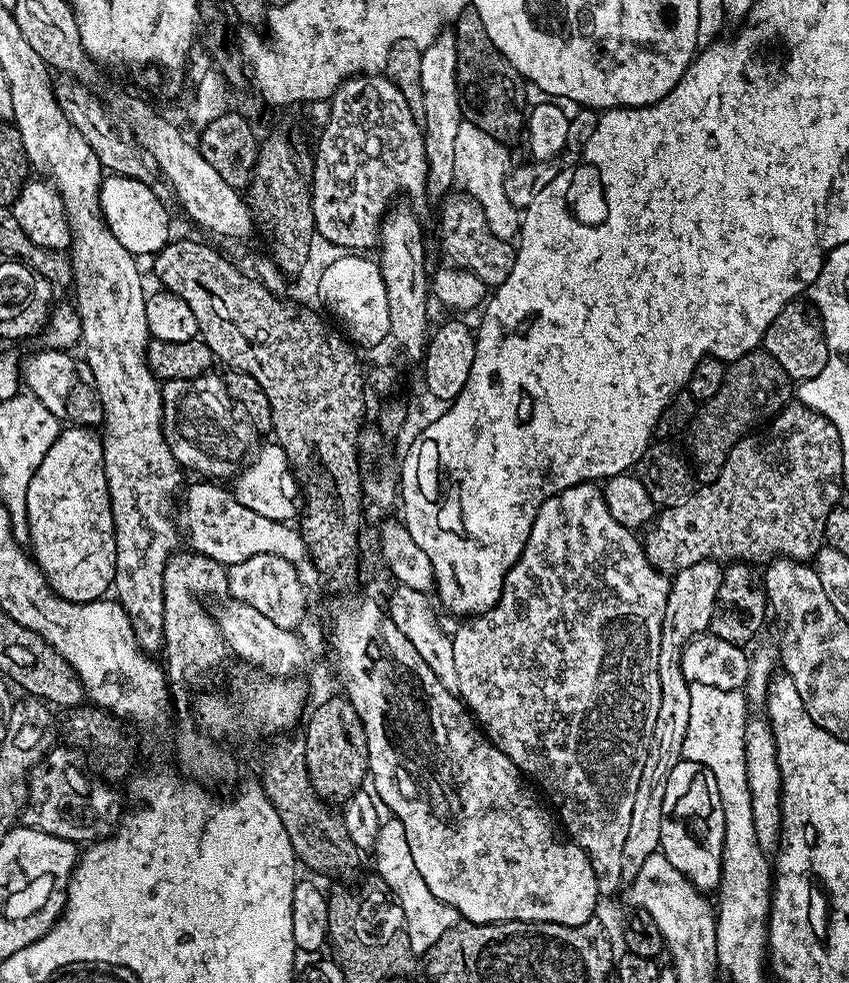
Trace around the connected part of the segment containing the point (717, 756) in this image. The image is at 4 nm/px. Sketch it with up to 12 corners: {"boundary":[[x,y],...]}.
{"boundary":[[691,684],[683,759],[708,768],[725,860],[765,860],[741,689]]}

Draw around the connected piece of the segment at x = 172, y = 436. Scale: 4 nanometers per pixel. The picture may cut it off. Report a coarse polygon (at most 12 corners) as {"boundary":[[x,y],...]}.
{"boundary":[[219,375],[166,380],[164,437],[181,469],[220,482],[254,429]]}

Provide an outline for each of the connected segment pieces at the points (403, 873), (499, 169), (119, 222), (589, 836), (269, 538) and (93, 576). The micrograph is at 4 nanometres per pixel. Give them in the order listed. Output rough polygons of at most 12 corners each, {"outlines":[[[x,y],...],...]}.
{"outlines":[[[381,823],[374,845],[384,887],[402,906],[413,953],[426,954],[459,912],[434,898],[406,842]],[[464,120],[454,184],[498,239],[519,235],[507,145]],[[108,174],[100,211],[137,258],[161,252],[164,208],[153,185]],[[595,483],[451,637],[615,894],[670,580]],[[216,482],[184,500],[193,553],[225,566],[305,559],[291,523],[262,518]],[[65,427],[26,490],[53,593],[107,597],[116,535],[104,445]]]}

